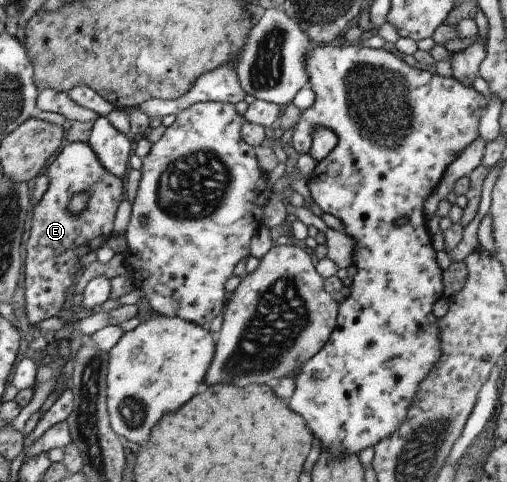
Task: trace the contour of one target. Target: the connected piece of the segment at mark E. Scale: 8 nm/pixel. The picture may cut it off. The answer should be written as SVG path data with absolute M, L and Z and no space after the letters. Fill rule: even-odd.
M69 142L58 151L55 160L47 167L48 188L41 199L29 210L31 227L26 242L24 268L25 290L24 305L28 323L38 323L43 319L55 317L65 303L67 291L75 284L74 275L81 269L79 257L85 257L89 251L95 251L111 236L113 217L117 205L122 201L121 178L112 176L98 161L97 156L87 142ZM75 194L88 194L84 210L80 214L70 214L66 208Z

